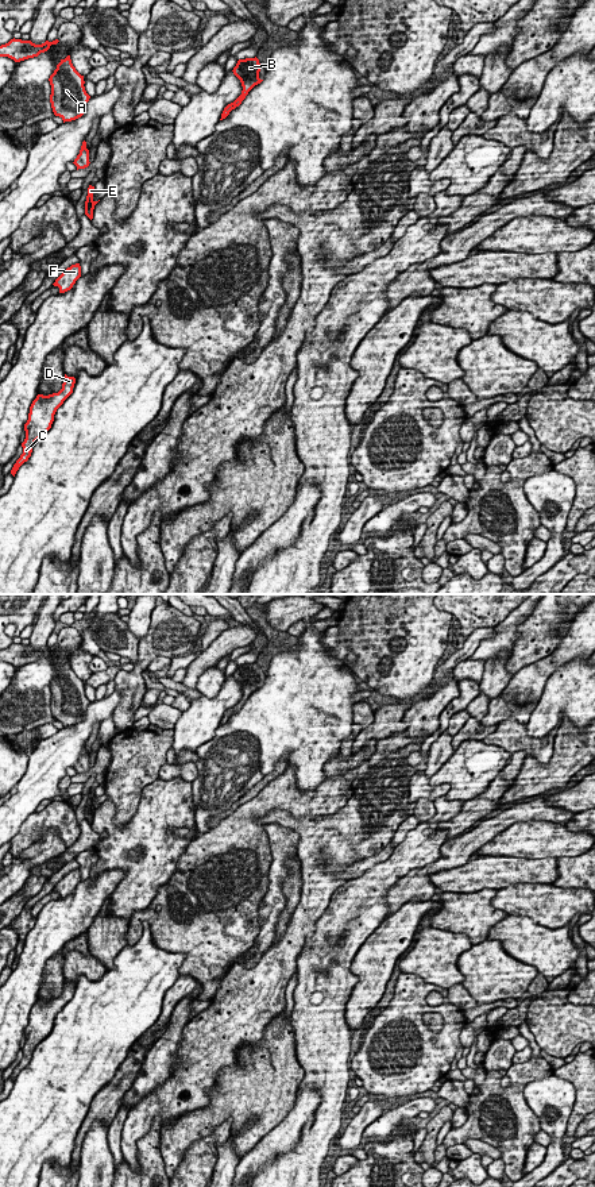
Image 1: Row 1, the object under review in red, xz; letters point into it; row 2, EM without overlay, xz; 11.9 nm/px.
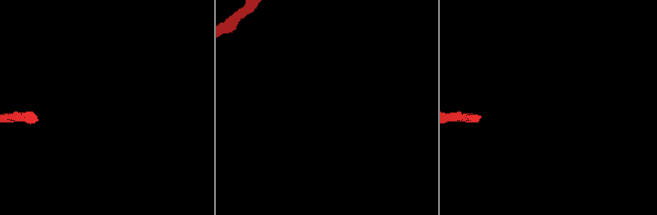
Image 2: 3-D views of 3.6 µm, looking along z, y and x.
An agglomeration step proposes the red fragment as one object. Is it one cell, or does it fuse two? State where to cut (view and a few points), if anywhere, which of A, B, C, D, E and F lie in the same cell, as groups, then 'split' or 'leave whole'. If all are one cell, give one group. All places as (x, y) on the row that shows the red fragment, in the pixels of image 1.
no cut; A B C D E F; leave whole

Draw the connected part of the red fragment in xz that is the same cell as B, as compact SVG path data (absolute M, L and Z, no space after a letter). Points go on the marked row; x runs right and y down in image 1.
M246 58L246 59L239 59L236 66L233 68L233 74L240 80L243 90L242 95L231 104L228 104L223 113L221 119L225 119L232 109L239 107L242 101L246 99L248 92L258 84L260 84L263 80L259 78L259 72L262 66L259 63L259 59L255 58Z

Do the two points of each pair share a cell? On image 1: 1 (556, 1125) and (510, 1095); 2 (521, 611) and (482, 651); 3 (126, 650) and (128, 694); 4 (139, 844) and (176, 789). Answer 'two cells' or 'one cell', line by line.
1: two cells
2: one cell
3: two cells
4: one cell

